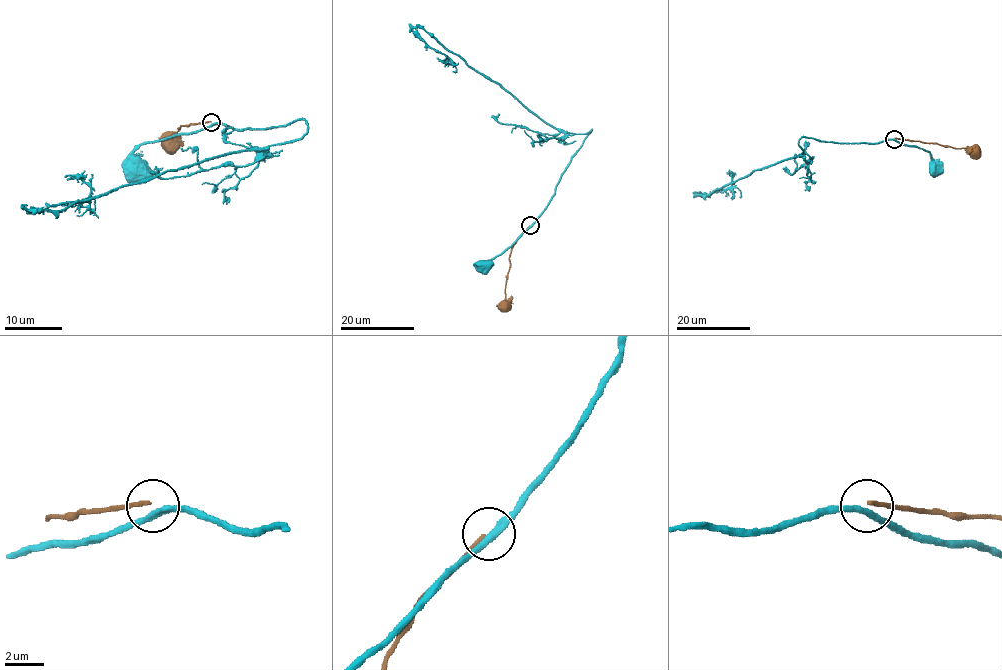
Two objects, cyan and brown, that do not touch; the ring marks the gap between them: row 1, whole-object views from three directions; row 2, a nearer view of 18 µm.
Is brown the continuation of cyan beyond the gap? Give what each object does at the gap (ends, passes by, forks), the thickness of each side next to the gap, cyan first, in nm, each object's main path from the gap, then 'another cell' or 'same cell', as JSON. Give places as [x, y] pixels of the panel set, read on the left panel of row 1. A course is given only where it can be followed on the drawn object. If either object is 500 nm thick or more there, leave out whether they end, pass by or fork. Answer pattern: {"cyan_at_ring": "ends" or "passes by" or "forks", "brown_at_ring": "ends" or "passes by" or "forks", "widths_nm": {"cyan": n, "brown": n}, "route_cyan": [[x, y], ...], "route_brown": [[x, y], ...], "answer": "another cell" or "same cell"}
{"cyan_at_ring": "passes by", "brown_at_ring": "ends", "widths_nm": {"cyan": 360, "brown": 240}, "route_cyan": [[213, 123], [200, 130], [141, 144], [132, 154], [136, 169]], "route_brown": [[211, 121], [181, 125], [171, 137], [171, 144]], "answer": "another cell"}

